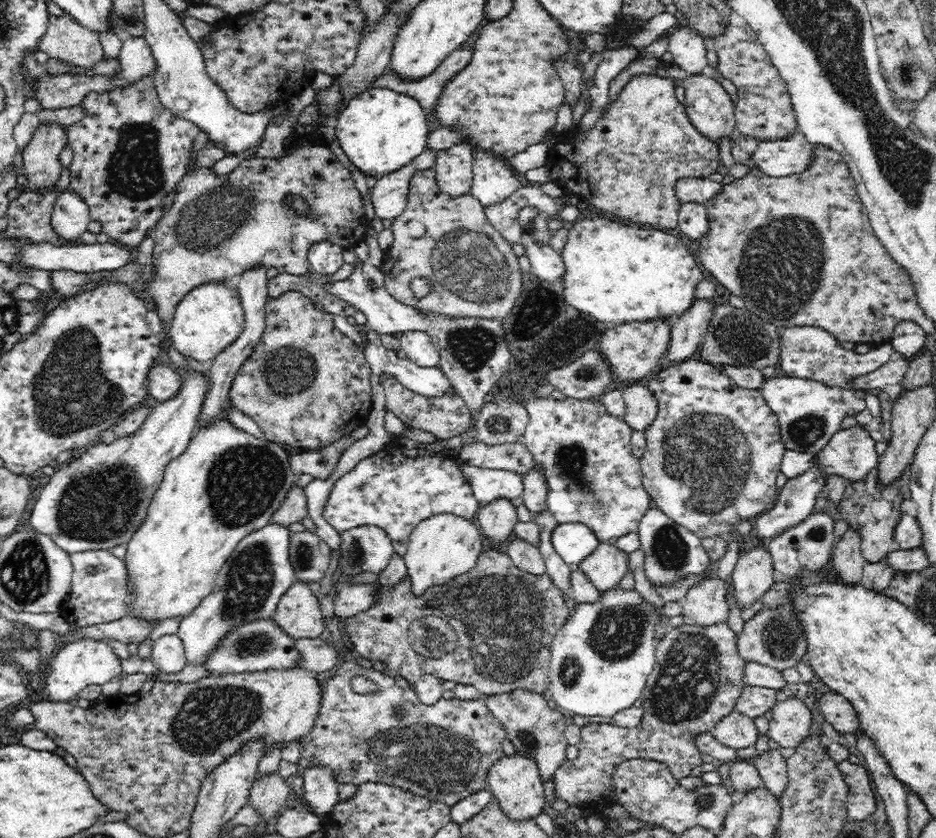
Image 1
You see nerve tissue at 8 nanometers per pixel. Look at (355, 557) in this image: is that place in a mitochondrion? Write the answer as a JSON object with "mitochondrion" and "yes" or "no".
{"mitochondrion":"yes"}

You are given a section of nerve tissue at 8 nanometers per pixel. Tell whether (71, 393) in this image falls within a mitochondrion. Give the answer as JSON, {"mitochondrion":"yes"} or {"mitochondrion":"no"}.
{"mitochondrion":"yes"}

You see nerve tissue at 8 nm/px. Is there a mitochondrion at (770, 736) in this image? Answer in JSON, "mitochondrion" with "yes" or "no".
{"mitochondrion":"no"}

